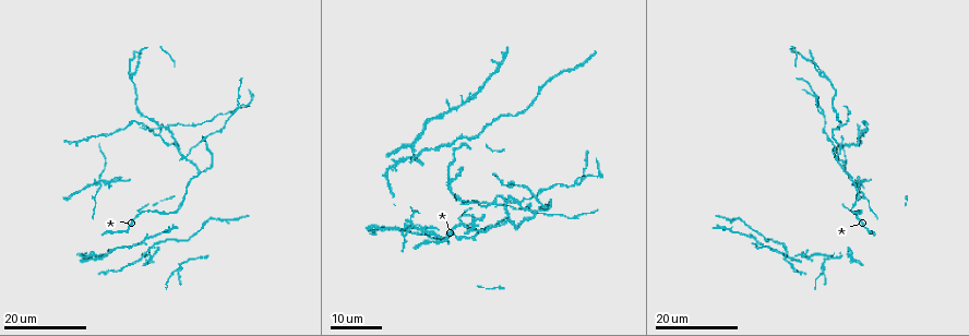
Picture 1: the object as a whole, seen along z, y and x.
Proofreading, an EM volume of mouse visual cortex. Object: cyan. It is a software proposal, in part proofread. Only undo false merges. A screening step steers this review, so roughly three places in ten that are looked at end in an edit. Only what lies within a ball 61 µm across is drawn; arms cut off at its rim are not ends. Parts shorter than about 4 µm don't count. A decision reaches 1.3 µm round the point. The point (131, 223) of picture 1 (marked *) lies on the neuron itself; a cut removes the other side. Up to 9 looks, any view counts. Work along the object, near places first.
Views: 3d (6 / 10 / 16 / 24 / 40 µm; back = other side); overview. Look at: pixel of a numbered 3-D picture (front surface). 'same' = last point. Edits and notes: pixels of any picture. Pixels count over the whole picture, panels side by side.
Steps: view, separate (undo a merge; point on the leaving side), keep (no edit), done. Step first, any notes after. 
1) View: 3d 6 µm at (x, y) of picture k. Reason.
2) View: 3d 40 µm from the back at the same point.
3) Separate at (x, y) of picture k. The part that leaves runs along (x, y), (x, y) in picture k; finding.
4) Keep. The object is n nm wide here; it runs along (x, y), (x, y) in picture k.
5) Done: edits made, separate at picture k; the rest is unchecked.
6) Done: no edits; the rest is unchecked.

View: 3d 16 µm at (185, 156) of picture 1. Three arms meet.

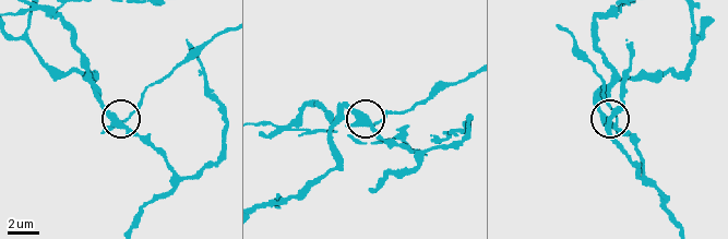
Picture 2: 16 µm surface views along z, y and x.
View: 3d 10 µm at (368, 124) of picture 2.

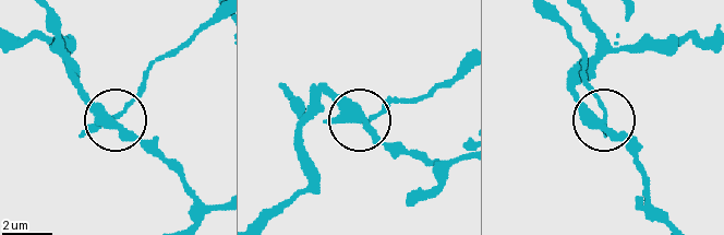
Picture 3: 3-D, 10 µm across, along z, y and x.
Separate at (129, 103) of picture 3. 3 arms meet here; a second neuron is stuck on.

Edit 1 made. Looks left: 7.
View: 3d 16 µm at (536, 210) of picture 1.

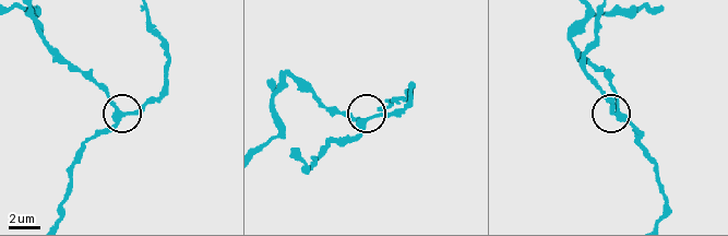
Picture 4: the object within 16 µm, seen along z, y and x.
View: 3d 6 µm at (119, 113) of picture 4.

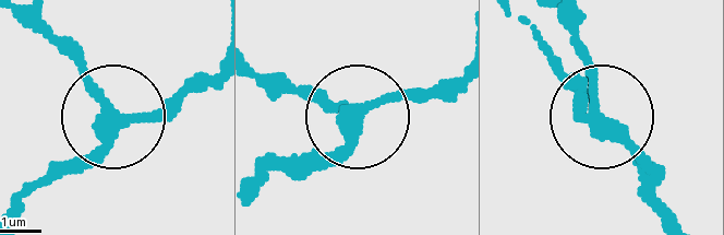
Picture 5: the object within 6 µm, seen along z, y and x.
Keep. It runs along (15, 212), (109, 121), (152, 118), (214, 86) in picture 5; all the same neuron.

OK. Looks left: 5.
View: overview.

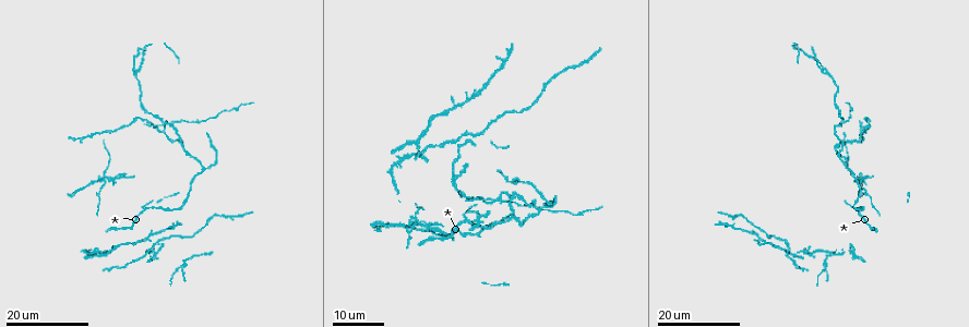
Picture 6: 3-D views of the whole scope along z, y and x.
View: 3d 24 µm at (492, 201) of picture 6. Three arms meet.

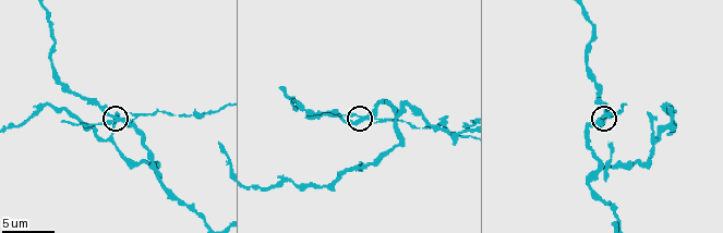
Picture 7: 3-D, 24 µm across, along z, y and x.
View: 3d 6 µm at (116, 117) of picture 7. Closer look.

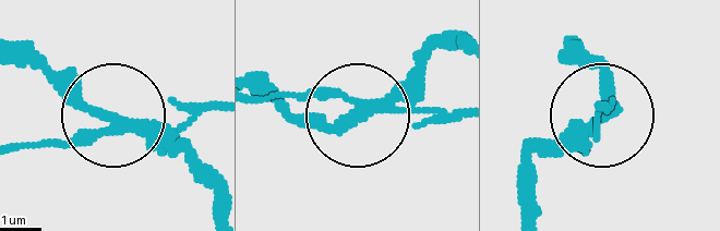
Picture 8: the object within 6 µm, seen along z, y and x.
Separate at (74, 145) of picture 8. The side arm is 5 µm long; the part that leaves runs along (378, 107), (457, 118) in picture 8; a second neuron is stuck on.

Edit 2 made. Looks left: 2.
View: 3d 16 µm at (453, 183) of picture 6. Three-way junction.

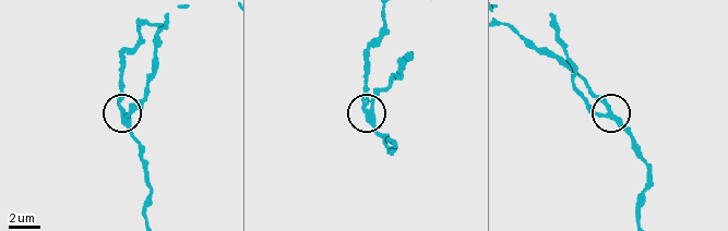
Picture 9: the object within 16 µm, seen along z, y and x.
View: 3d 6 µm at (605, 113) of picture 9.

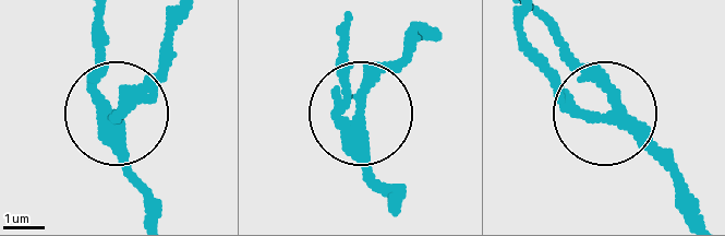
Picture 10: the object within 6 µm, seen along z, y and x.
Keep. 3 arms meet here; all the same neuron.

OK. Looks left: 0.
Done: edits made, separate at picture 3, separate at picture 8; the rest is unchecked.

